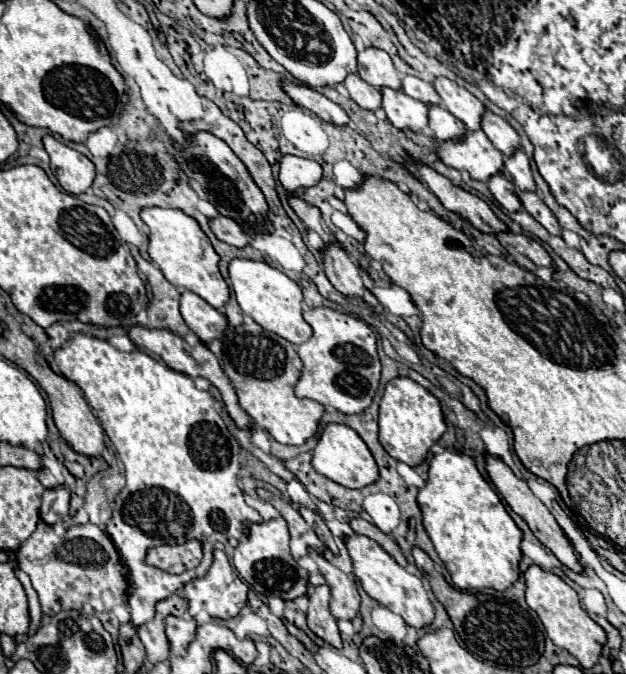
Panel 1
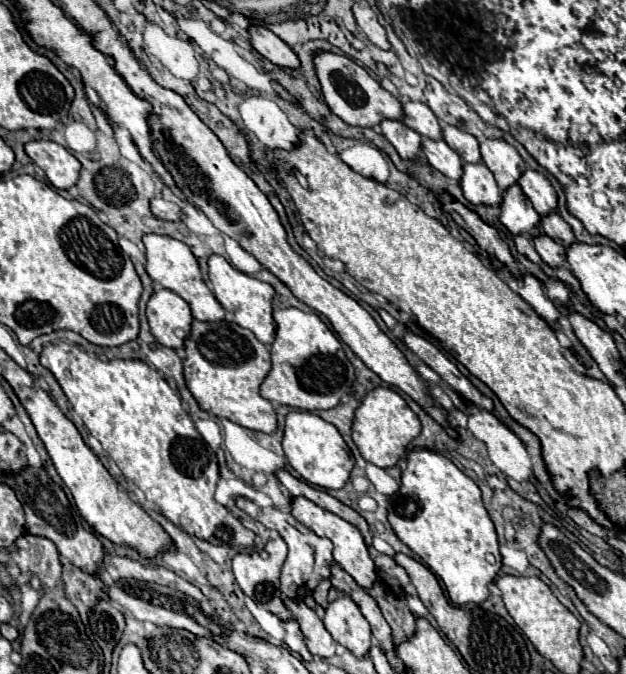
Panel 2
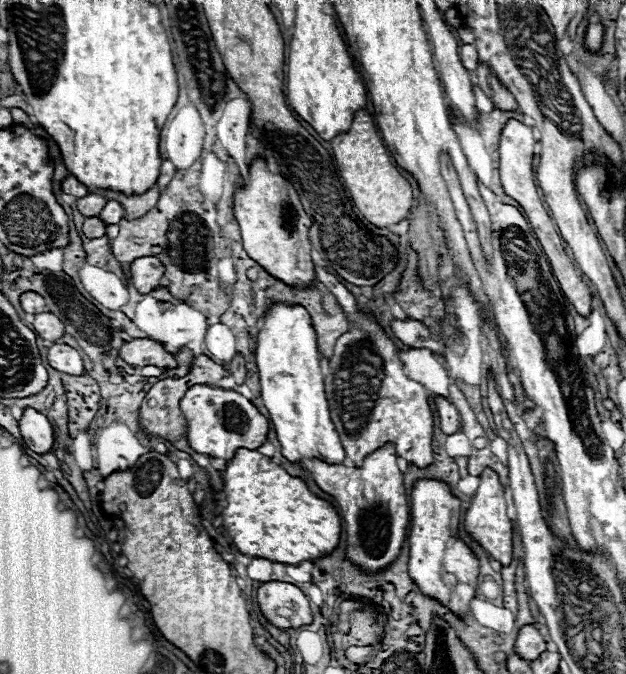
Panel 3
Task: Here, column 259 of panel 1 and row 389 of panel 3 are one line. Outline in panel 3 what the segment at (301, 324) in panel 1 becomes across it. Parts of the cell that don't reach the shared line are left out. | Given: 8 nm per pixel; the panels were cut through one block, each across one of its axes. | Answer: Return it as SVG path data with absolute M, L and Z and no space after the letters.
M276 304L262 318L256 342L256 366L262 386L260 396L268 408L268 418L280 442L282 456L292 464L306 458L320 458L328 464L344 462L346 454L330 420L330 408L324 396L316 334L302 306Z

